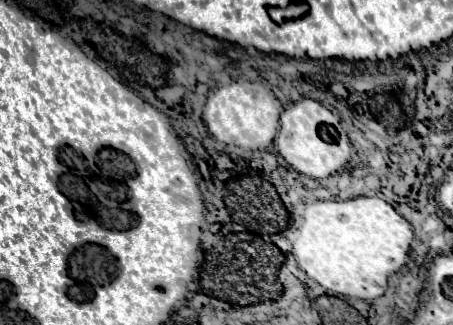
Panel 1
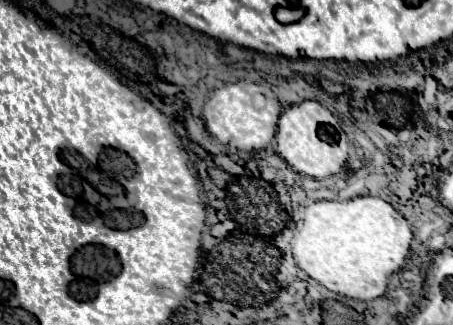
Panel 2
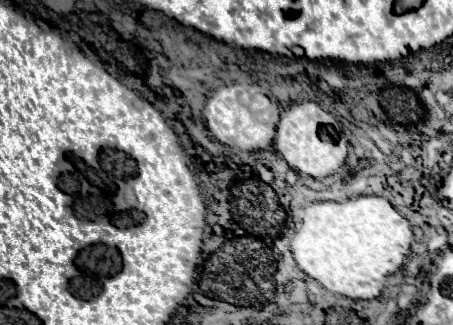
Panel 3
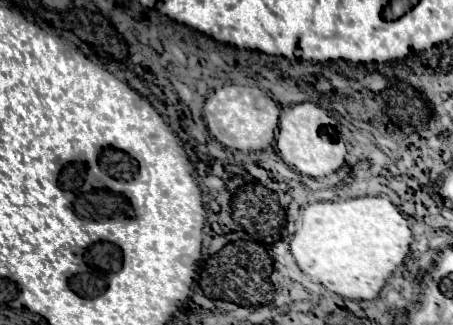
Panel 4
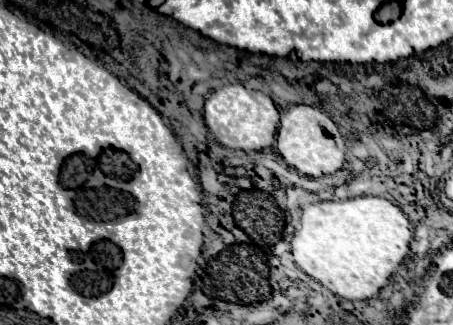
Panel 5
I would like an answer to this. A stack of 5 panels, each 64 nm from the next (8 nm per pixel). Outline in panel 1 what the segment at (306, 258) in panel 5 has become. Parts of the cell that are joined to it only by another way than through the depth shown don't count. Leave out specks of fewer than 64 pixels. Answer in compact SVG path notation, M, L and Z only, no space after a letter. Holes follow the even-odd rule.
M358 196L344 202L316 200L304 208L294 238L294 256L312 280L332 294L372 300L384 294L388 276L406 264L412 240L412 226L380 198Z

